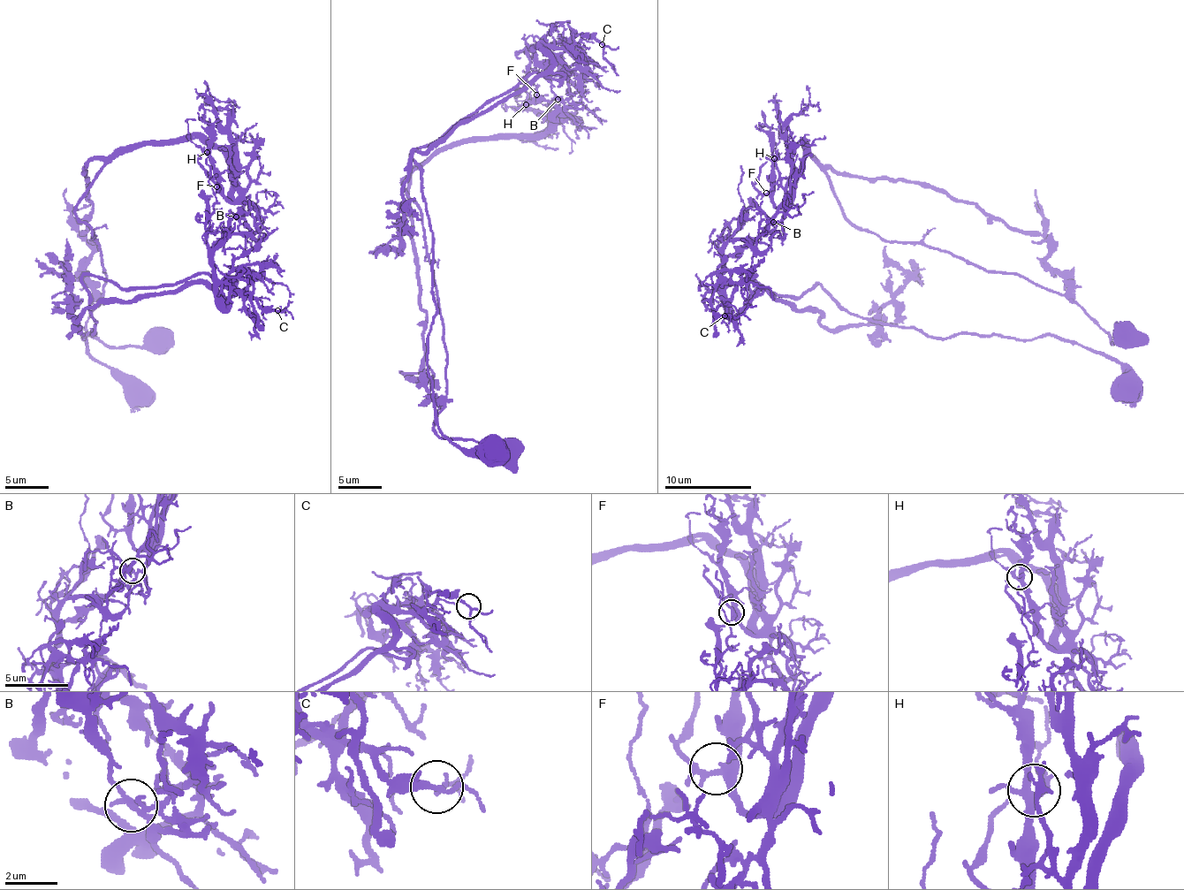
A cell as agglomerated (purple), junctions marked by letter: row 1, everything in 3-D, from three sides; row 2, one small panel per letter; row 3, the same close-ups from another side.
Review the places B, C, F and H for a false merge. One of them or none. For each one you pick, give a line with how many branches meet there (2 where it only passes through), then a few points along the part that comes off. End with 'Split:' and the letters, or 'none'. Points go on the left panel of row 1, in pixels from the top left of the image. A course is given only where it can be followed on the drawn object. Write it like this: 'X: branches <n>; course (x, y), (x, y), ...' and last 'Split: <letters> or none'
B: branches 4; course (235, 217), (227, 157), (196, 138), (125, 147), (74, 211), (105, 269), (86, 330), (117, 347), (170, 333)
Split: B

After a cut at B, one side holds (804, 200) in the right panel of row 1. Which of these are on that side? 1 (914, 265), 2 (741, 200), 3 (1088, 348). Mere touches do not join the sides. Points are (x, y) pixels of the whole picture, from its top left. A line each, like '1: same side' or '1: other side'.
1: other side
2: other side
3: other side

